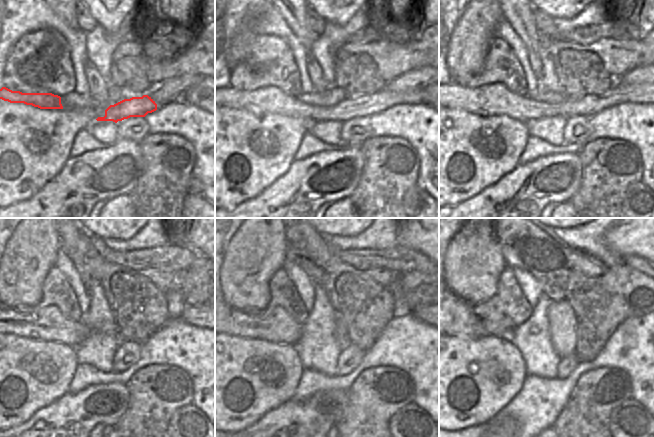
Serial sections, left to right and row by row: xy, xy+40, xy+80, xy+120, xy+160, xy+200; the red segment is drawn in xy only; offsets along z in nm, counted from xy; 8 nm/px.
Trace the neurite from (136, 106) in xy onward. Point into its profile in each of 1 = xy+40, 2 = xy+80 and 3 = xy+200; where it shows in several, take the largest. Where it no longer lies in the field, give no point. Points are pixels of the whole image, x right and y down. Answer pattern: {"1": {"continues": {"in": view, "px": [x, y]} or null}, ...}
{"1": {"continues": {"in": "xy+40", "px": [266, 99]}}, "2": {"continues": {"in": "xy+80", "px": [496, 99]}}, "3": {"continues": {"in": "xy+200", "px": [495, 321]}}}

